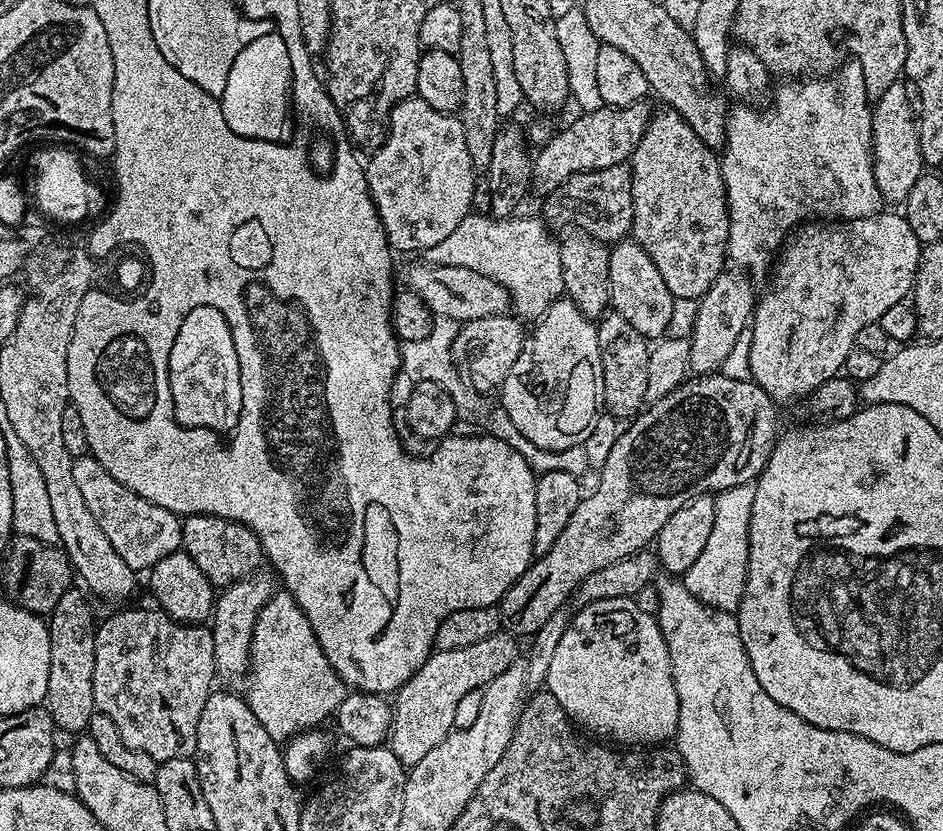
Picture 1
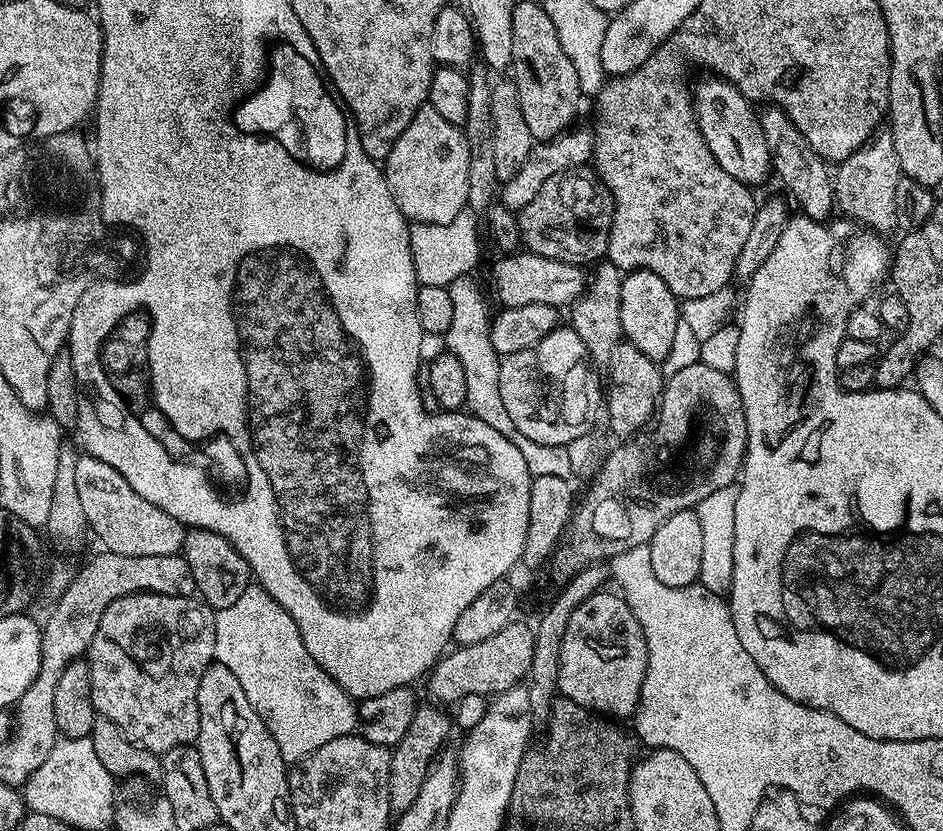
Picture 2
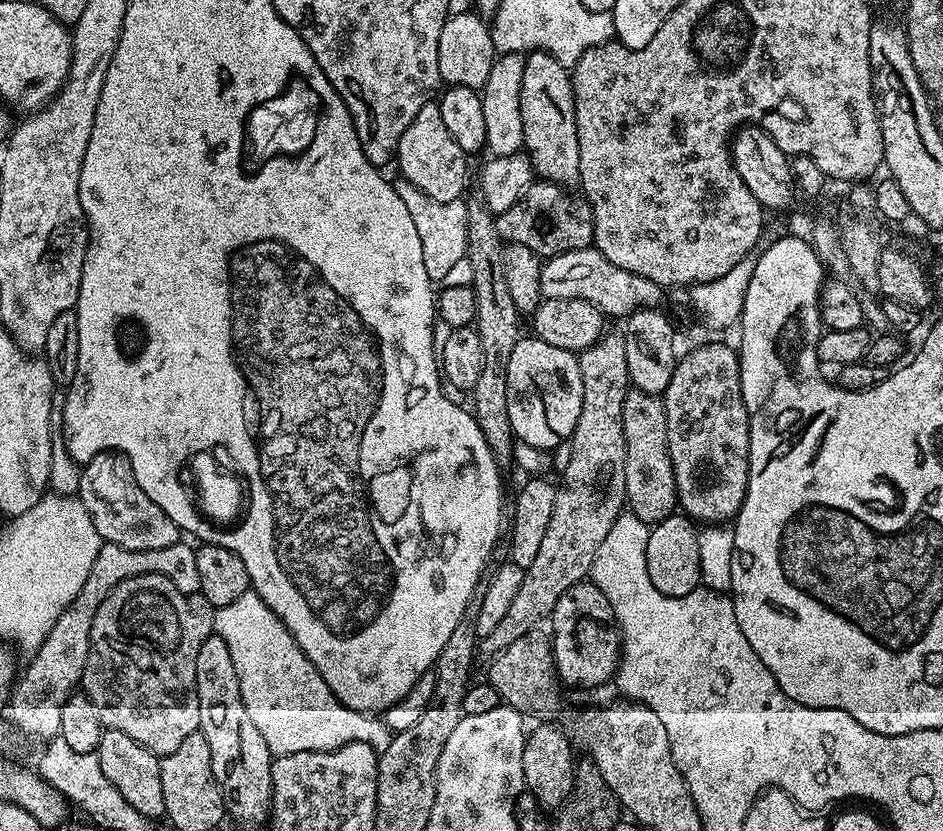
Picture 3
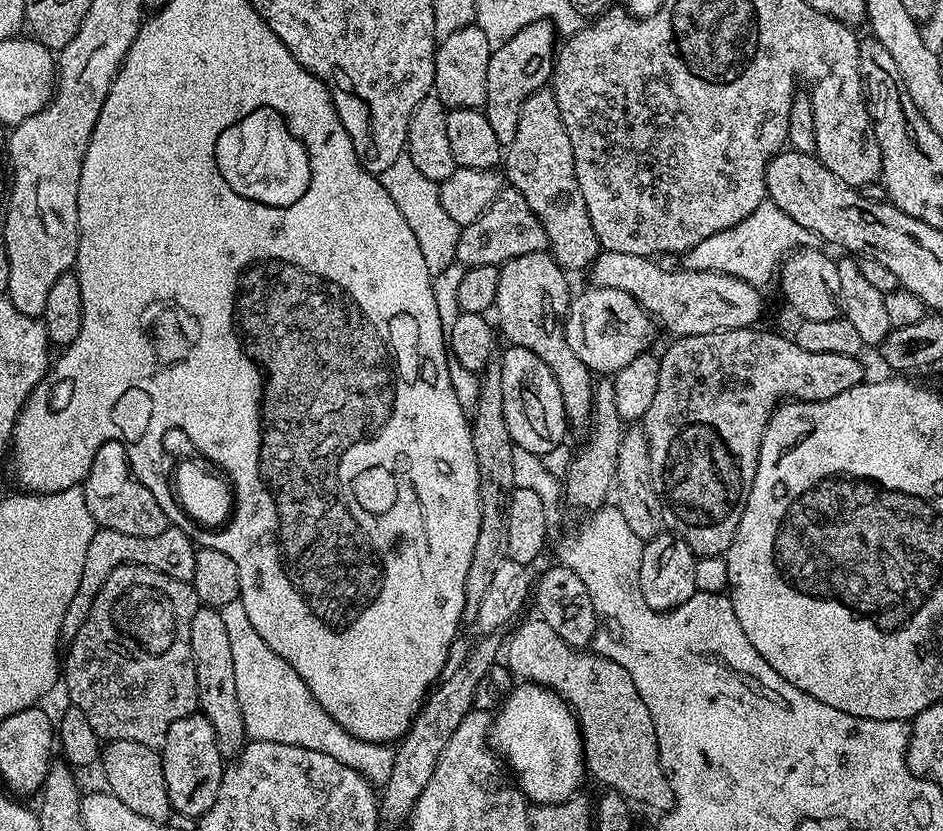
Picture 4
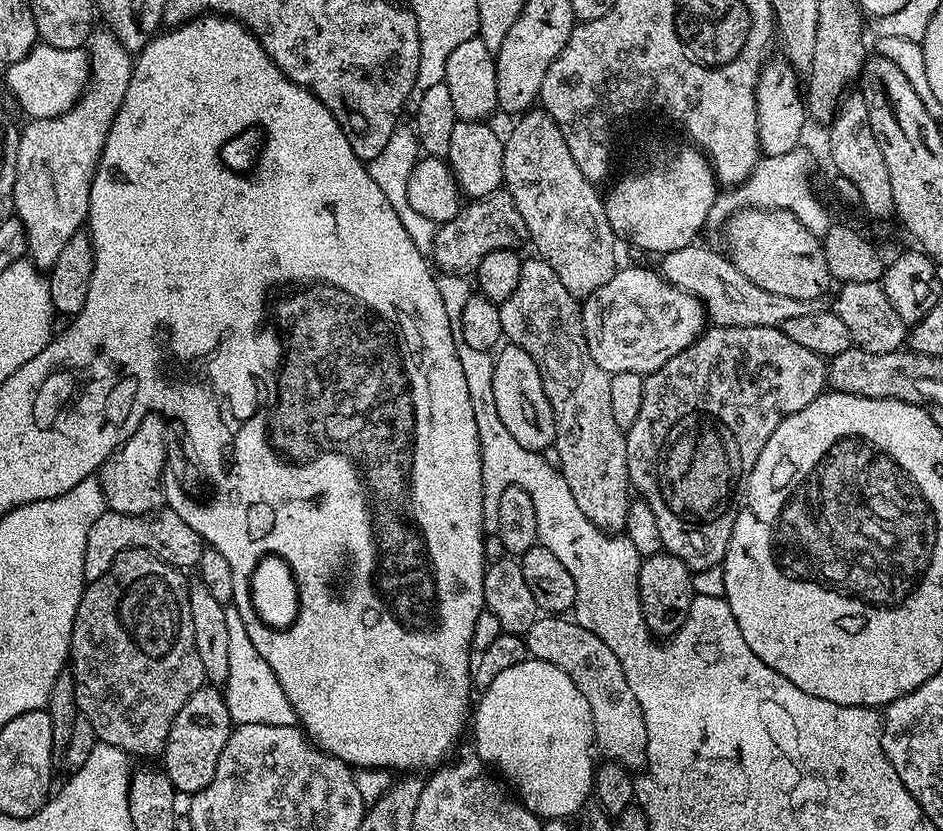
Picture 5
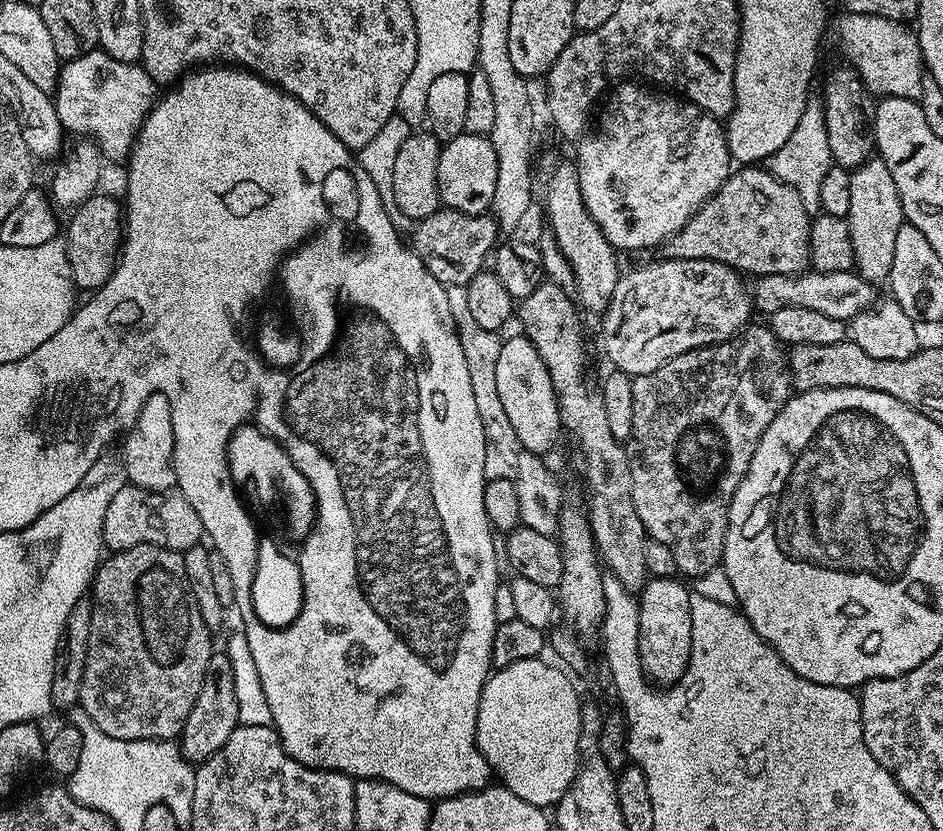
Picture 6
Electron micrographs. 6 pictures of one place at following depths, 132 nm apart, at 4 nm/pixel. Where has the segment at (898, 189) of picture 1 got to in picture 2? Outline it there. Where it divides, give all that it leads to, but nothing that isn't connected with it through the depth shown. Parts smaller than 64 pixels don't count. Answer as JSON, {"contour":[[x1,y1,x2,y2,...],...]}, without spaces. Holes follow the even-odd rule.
{"contour":[[880,130,850,158,839,161,834,172,834,204,849,221,870,232,885,234,896,228,894,189,901,178,900,163,894,150,892,133]]}

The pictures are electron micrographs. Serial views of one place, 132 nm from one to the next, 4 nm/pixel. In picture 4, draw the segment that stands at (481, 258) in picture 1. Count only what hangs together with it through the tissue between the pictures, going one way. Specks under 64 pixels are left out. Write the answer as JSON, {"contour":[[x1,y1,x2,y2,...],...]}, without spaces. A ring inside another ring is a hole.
{"contour":[[406,154,390,166,390,170,379,173,380,184,390,194,394,206,406,218,406,226,414,230,414,238,418,238,418,246,422,250,422,258,426,261,426,270,430,275,437,276,446,270,446,266,456,263,456,251,458,250,458,238,462,227,446,210,442,210,440,201,440,190,437,181,426,178,418,166]]}

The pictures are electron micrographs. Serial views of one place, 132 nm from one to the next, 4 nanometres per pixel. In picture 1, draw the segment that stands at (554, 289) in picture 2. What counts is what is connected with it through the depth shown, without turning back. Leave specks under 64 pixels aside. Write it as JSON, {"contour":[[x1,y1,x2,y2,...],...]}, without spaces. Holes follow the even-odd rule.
{"contour":[[427,262,412,264,408,268,407,287,426,302,433,317,449,316,451,320,467,322,487,316,503,316,509,311,508,289,478,274,478,270,466,270,466,266,442,266]]}

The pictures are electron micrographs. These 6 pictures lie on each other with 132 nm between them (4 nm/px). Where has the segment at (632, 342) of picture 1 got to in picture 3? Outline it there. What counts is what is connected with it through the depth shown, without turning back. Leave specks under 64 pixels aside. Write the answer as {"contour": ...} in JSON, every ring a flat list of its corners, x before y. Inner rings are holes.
{"contour":[[630,390,622,410,622,430,626,446,626,504,643,524,649,526,677,511,674,470,666,438,666,410,661,397]]}

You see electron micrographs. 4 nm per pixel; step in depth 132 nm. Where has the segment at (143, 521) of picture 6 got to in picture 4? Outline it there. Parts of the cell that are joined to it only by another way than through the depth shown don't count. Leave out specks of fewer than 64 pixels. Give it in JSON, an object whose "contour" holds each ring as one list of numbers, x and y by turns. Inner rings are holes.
{"contour":[[175,526,162,530,162,534,154,534,154,538,134,538,134,534,118,534,118,530,97,527,94,538,90,538,90,547,86,550,86,566,82,570,82,582,78,582,78,590,74,598,70,598,70,606,66,606,66,618,62,618,61,637,70,642,74,634,78,634,82,622,86,622,86,614,90,614,90,606,102,582,106,582,106,578,110,578,110,574,118,566,137,564,158,570,170,578,191,582,194,578,196,550,197,545,193,537]]}

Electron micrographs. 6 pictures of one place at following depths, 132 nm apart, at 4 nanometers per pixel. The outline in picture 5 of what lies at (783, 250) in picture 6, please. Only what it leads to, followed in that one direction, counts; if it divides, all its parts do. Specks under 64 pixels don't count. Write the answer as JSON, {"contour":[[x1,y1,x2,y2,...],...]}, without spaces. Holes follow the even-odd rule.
{"contour":[[740,208,728,218,722,229,723,236,723,247,732,265,746,274,754,286,762,286,762,290,770,290,770,294,786,294,786,298,816,302,834,284,826,266,821,237,812,234,785,208]]}

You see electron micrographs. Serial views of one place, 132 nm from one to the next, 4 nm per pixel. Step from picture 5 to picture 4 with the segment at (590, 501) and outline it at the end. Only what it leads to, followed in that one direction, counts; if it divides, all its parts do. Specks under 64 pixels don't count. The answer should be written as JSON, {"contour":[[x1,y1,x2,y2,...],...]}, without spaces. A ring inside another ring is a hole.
{"contour":[[546,250,510,259,499,269,498,294,494,305,494,313,500,319,499,335,503,339,505,336,509,345,538,354,538,358,550,366,554,378,558,378,562,406,569,421,573,425,587,425,592,418,594,373,588,369,586,362,582,362,582,358,578,358,578,354,574,354,574,350,570,350,570,342,566,342,564,319,568,317,572,293,565,269]]}

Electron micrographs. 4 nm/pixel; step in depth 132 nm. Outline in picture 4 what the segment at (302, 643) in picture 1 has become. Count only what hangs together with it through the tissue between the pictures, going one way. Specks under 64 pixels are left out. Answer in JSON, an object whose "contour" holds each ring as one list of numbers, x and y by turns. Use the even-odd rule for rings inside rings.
{"contour":[[240,600,226,602,218,611,222,614,222,622,230,637,230,651,234,657,234,686,238,686,238,706,242,706,242,722,244,735,248,740,265,740,266,742,282,742,286,746,302,746,306,750,318,750,322,754,330,754,334,762,342,762,342,766,350,766,358,775,364,777,373,786,383,786,390,782,390,773,394,770,395,747,391,743,379,744,366,742,362,738,354,738,310,694,310,686,298,678,298,670,286,662,286,658,278,658,262,638,258,638,258,630,250,626,250,618,246,618,246,610]]}

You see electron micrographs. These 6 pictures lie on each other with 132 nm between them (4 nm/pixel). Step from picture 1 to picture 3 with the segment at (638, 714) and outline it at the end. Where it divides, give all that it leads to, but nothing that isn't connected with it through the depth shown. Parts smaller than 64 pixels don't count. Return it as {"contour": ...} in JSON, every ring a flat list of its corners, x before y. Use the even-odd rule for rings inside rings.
{"contour":[[590,582,570,586,554,606,550,617,552,658,556,661,556,675,572,688,596,688,613,679,622,655,620,630,606,602,606,594]]}

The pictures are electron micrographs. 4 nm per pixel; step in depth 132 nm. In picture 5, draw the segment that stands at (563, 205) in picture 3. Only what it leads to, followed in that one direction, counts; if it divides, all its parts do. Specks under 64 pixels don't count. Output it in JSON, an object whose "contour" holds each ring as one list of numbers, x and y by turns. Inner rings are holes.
{"contour":[[507,190,491,192,480,200,465,203,460,213,450,218,450,222,437,227,430,260,437,269,440,267,441,273,471,277,478,262,482,262,490,250,519,249,520,243,527,240,526,222,522,222,522,214,518,214,518,206,514,206,512,195]]}

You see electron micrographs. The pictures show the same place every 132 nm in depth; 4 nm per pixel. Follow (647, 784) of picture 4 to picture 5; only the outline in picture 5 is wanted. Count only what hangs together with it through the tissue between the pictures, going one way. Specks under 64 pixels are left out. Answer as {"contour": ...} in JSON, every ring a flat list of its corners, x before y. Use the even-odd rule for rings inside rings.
{"contour":[[544,614,536,619,534,626,530,626,526,634,526,643,531,659,545,660,560,667,586,696,593,714,594,744,599,755,609,760,616,760,629,770,643,769,648,762,646,758,646,718,642,718,642,706,638,706,638,698,634,698,630,690,630,682,626,682,626,670,622,670,622,662,618,662,614,650,610,650,610,646,606,646,606,642,602,642,598,634,590,634,590,630,577,624,575,619,565,618,560,614]]}

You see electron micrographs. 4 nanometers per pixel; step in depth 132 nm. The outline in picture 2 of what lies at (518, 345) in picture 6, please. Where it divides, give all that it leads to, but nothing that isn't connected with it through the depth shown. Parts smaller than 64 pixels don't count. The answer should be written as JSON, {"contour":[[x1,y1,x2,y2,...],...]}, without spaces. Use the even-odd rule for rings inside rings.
{"contour":[[557,326,553,332,546,334,546,338,542,338,542,342,501,359,498,390,502,390,506,414,510,414,514,426,518,426,526,438,542,445,567,445,576,438,582,438,593,431,596,411,602,408,602,384,592,377,591,370,590,357,586,346,582,346,582,338,578,338,571,326]]}

